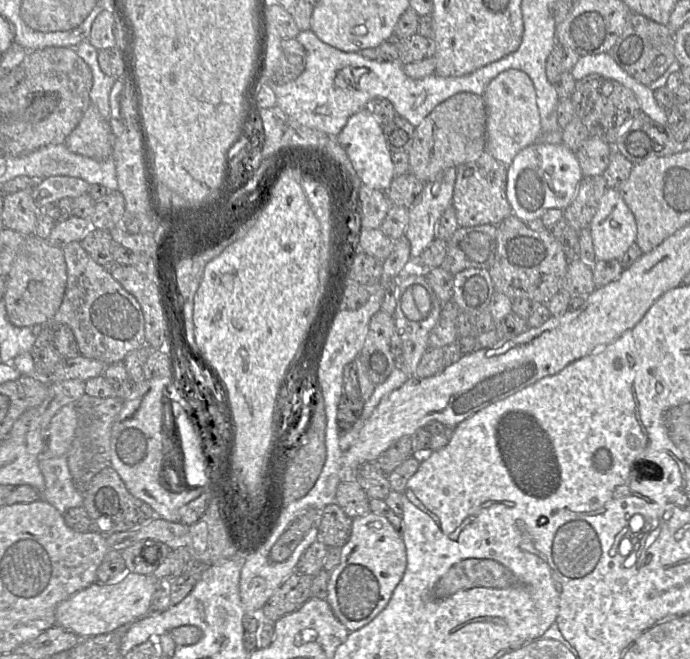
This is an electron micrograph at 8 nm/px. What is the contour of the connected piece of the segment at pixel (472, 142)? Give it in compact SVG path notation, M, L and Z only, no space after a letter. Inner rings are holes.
M472 92L456 93L441 104L415 127L408 151L409 172L423 182L430 182L439 172L458 167L486 151L487 109L483 95Z

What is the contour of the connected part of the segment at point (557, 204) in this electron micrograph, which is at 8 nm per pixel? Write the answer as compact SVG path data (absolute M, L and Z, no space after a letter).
M537 141L522 149L508 166L507 199L512 213L524 222L541 218L552 208L565 209L583 179L576 153L564 143Z

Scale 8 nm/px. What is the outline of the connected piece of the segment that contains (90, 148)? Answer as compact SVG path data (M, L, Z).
M91 103L64 144L73 153L105 161L112 156L114 134L108 119Z

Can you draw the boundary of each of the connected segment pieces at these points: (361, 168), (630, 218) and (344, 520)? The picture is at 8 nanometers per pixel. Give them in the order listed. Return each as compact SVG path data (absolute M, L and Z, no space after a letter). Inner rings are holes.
M363 108L353 114L337 136L338 143L347 153L362 184L386 191L395 177L392 152L389 150L383 128L374 115Z
M608 188L590 223L596 260L619 260L636 242L634 214L616 188Z
M334 502L320 512L318 540L328 548L342 548L350 538L352 519Z

